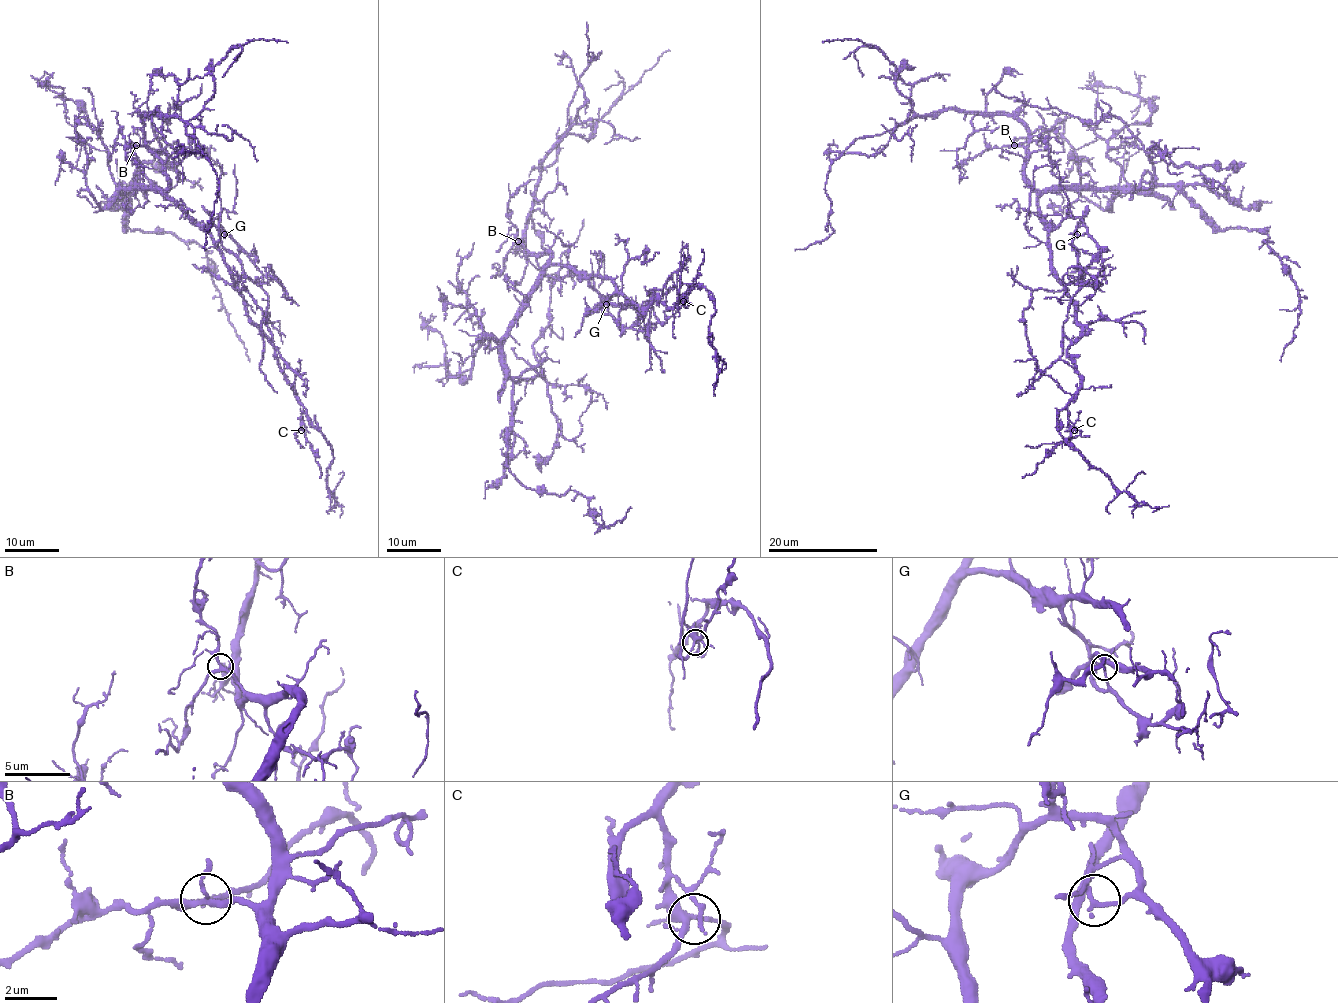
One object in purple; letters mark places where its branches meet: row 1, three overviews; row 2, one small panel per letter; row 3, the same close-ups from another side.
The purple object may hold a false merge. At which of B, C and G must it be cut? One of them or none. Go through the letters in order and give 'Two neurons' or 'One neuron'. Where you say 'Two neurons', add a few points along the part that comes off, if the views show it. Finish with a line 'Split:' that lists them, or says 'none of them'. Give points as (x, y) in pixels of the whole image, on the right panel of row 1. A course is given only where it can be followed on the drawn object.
B: One neuron
C: One neuron
G: Two neurons. Course of the part to remove: (1077, 234), (1073, 245), (1078, 276), (1085, 285), (1073, 297), (1063, 324), (1063, 353), (1017, 396)
Split: G

